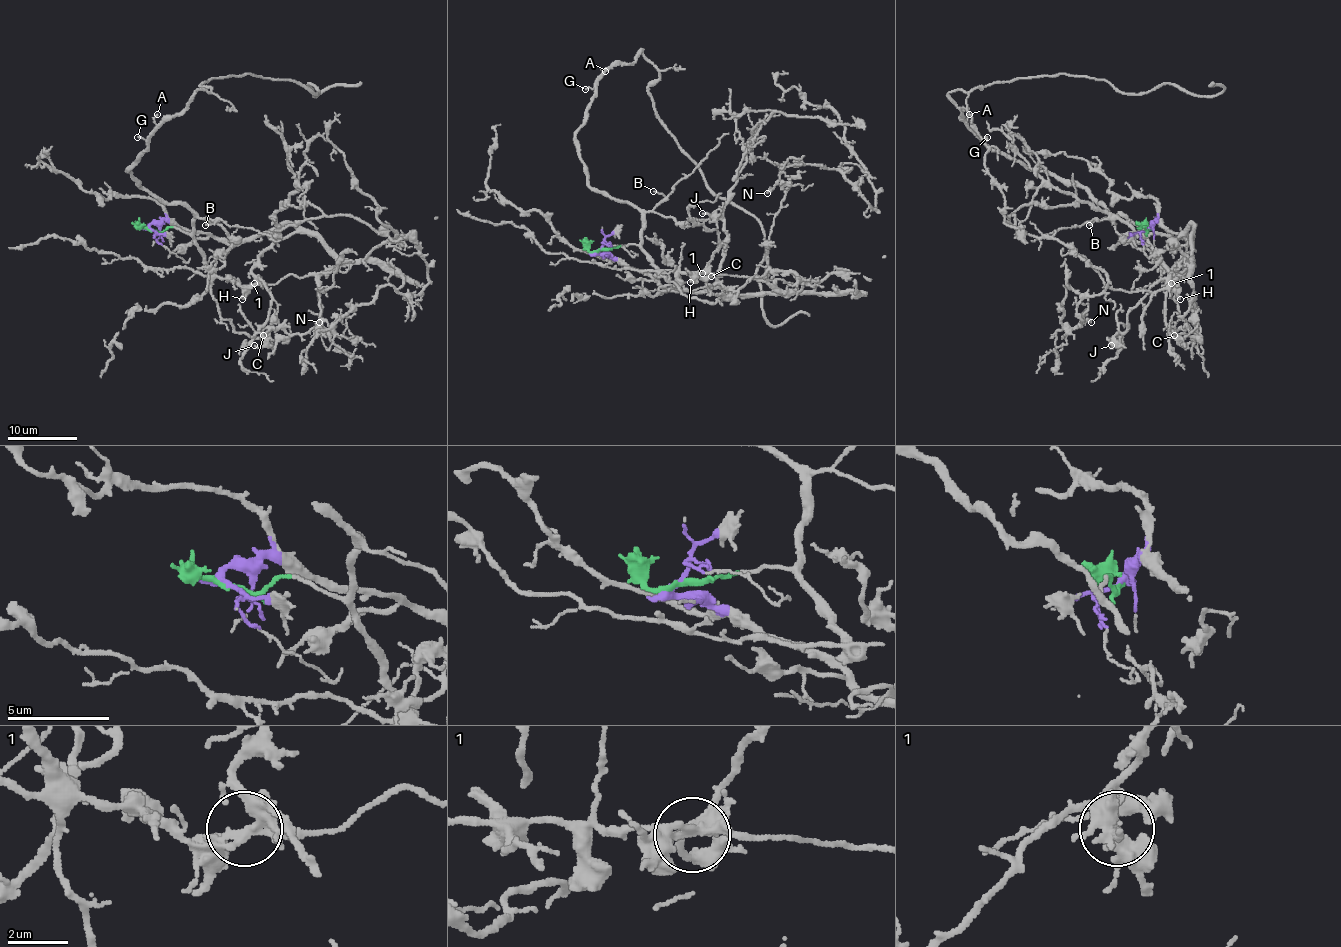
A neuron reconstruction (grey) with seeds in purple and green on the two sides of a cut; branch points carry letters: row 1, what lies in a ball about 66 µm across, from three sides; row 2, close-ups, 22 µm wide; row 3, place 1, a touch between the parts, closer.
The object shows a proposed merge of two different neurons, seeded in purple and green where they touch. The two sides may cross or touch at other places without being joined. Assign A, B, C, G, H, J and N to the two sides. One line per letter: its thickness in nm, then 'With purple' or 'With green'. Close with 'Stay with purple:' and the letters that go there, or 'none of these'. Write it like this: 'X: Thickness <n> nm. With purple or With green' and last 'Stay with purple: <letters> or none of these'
A: Thickness 140 nm. With green
B: Thickness 100 nm. With green
C: Thickness 120 nm. With purple
G: Thickness 120 nm. With green
H: Thickness 200 nm. With purple
J: Thickness 130 nm. With purple
N: Thickness 180 nm. With purple
Stay with purple: C, H, J, N

